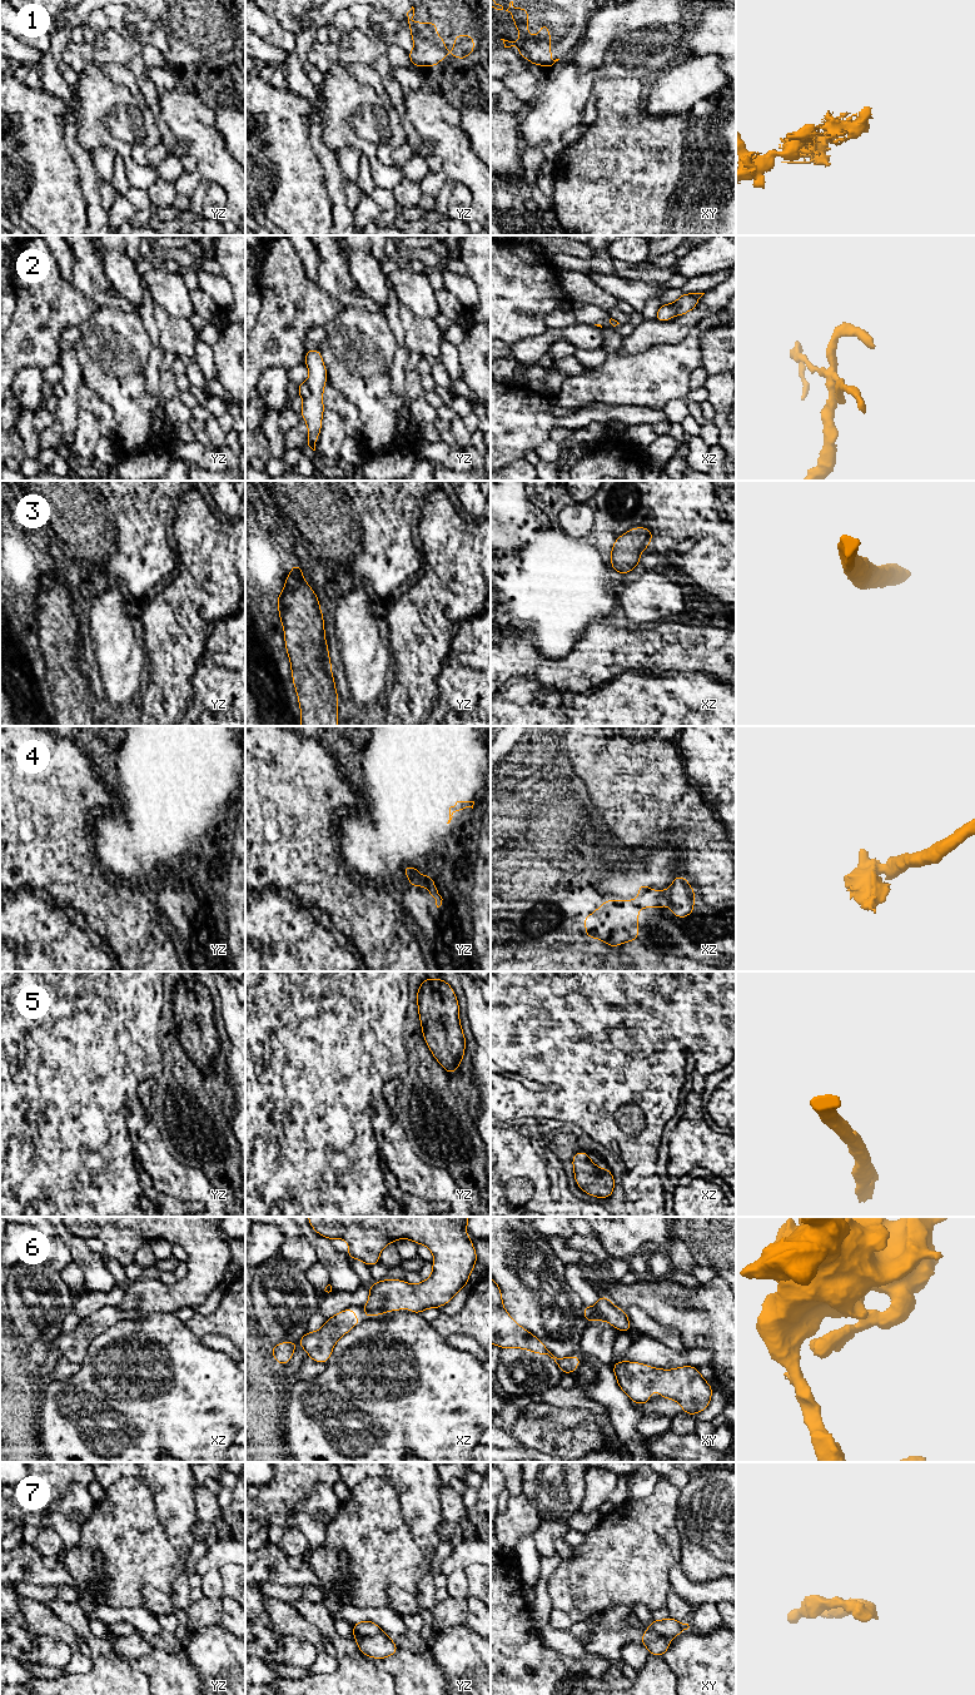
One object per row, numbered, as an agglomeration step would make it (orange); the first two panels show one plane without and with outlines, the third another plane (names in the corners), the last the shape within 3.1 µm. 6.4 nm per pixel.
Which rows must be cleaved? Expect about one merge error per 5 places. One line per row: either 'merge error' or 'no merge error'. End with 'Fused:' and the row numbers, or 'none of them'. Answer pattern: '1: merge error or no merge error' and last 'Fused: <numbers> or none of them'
1: no merge error
2: merge error
3: no merge error
4: merge error
5: no merge error
6: no merge error
7: merge error
Fused: 2, 4, 7

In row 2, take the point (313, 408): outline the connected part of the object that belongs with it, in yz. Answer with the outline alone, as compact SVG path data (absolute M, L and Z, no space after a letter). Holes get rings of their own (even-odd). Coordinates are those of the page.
M318 349L307 351L304 363L310 373L305 382L310 388L310 396L303 399L303 409L300 413L308 424L308 446L315 451L324 412L323 389L327 382L327 369Z

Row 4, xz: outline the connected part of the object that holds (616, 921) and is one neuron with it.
M640 884L637 900L606 900L592 915L584 916L586 935L611 948L638 940L638 909L671 905L670 890L650 890Z

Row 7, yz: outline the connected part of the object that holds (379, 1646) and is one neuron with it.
M383 1631L372 1636L355 1639L359 1651L369 1657L385 1659L397 1652L398 1646Z

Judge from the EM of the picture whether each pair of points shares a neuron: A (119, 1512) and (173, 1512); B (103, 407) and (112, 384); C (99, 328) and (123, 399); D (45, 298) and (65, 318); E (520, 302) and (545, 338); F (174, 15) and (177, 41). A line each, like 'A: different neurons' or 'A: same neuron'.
A: different neurons
B: different neurons
C: same neuron
D: same neuron
E: different neurons
F: same neuron

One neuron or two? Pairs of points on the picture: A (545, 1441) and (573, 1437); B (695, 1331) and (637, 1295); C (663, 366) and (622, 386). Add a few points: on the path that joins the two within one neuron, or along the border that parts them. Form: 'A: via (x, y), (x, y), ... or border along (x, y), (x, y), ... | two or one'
A: via (552, 1440), (566, 1440) | one
B: via (681, 1317), (663, 1300), (651, 1295) | one
C: via (653, 376), (650, 379), (632, 382) | one

